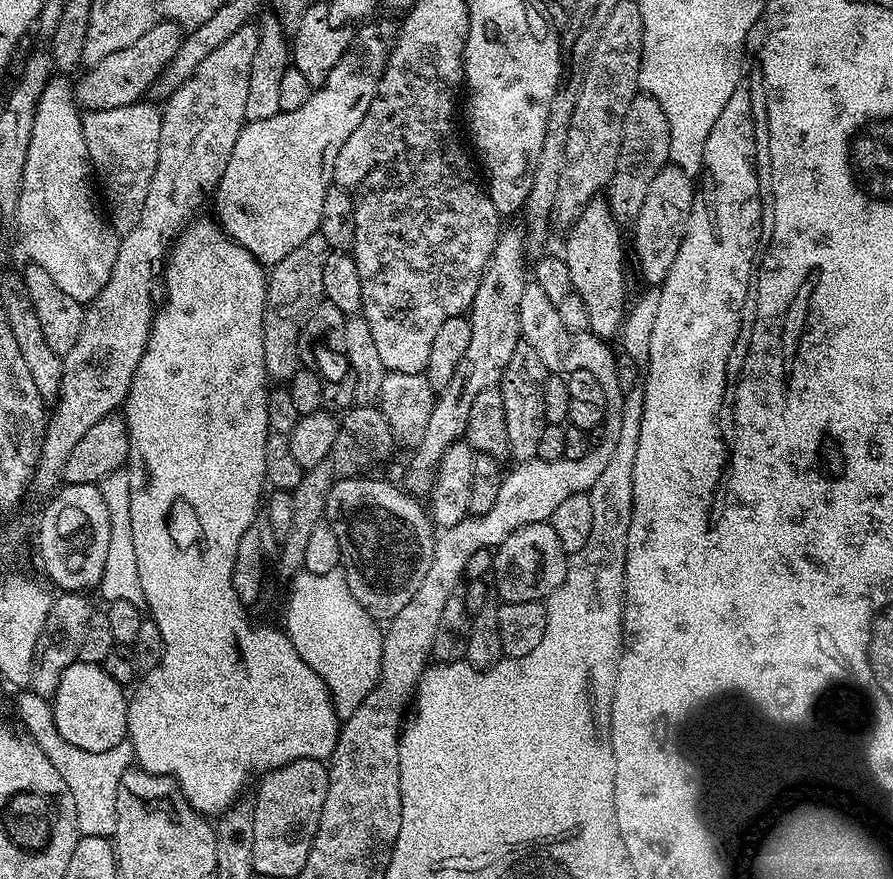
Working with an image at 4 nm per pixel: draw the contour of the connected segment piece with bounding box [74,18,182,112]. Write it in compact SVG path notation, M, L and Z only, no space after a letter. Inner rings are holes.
M161 19L138 42L117 50L102 58L102 62L91 65L88 73L74 84L74 95L77 105L81 109L93 112L94 110L114 110L118 106L130 106L143 101L149 95L156 79L170 66L170 62L178 54L178 46L182 39L181 25L174 20Z

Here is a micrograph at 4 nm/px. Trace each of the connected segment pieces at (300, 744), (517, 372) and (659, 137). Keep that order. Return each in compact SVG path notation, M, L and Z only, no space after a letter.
M215 219L193 220L176 237L166 257L162 273L162 303L153 315L148 345L142 354L142 362L138 362L138 370L130 382L128 397L122 405L122 415L130 438L130 454L126 467L130 474L130 523L134 530L134 550L138 557L138 578L142 581L147 615L158 626L164 643L160 665L143 673L142 679L135 685L136 693L128 696L127 739L132 745L135 763L150 774L168 776L176 780L192 809L205 818L216 818L227 812L241 799L240 791L252 779L255 781L276 768L302 758L327 761L337 738L340 737L341 721L337 717L326 682L322 682L320 675L310 666L306 666L306 662L302 662L298 650L294 650L290 642L287 631L264 624L260 632L252 632L251 626L248 625L248 616L244 613L247 612L246 605L239 600L231 584L238 544L242 534L254 524L266 492L266 402L270 391L270 377L264 357L262 318L267 289L265 265L259 264L247 250L229 240Z
M521 342L510 354L510 362L506 362L504 373L499 382L502 394L502 410L504 425L508 439L508 456L516 462L536 459L538 454L538 438L546 423L544 419L544 387L549 378L546 366L542 366L542 358L534 354L534 350Z
M638 94L634 102L630 102L630 110L626 110L618 166L606 189L608 205L619 225L627 226L636 221L638 210L642 210L642 202L646 202L650 182L654 182L654 178L669 163L669 154L670 122L666 122L666 110L658 106L653 96Z

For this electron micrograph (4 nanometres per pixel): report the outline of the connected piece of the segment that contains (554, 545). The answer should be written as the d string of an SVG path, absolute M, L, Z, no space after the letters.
M551 523L522 526L510 534L494 549L491 579L496 579L496 592L503 603L544 602L562 586L568 569L569 553L562 550L558 534L554 534Z

